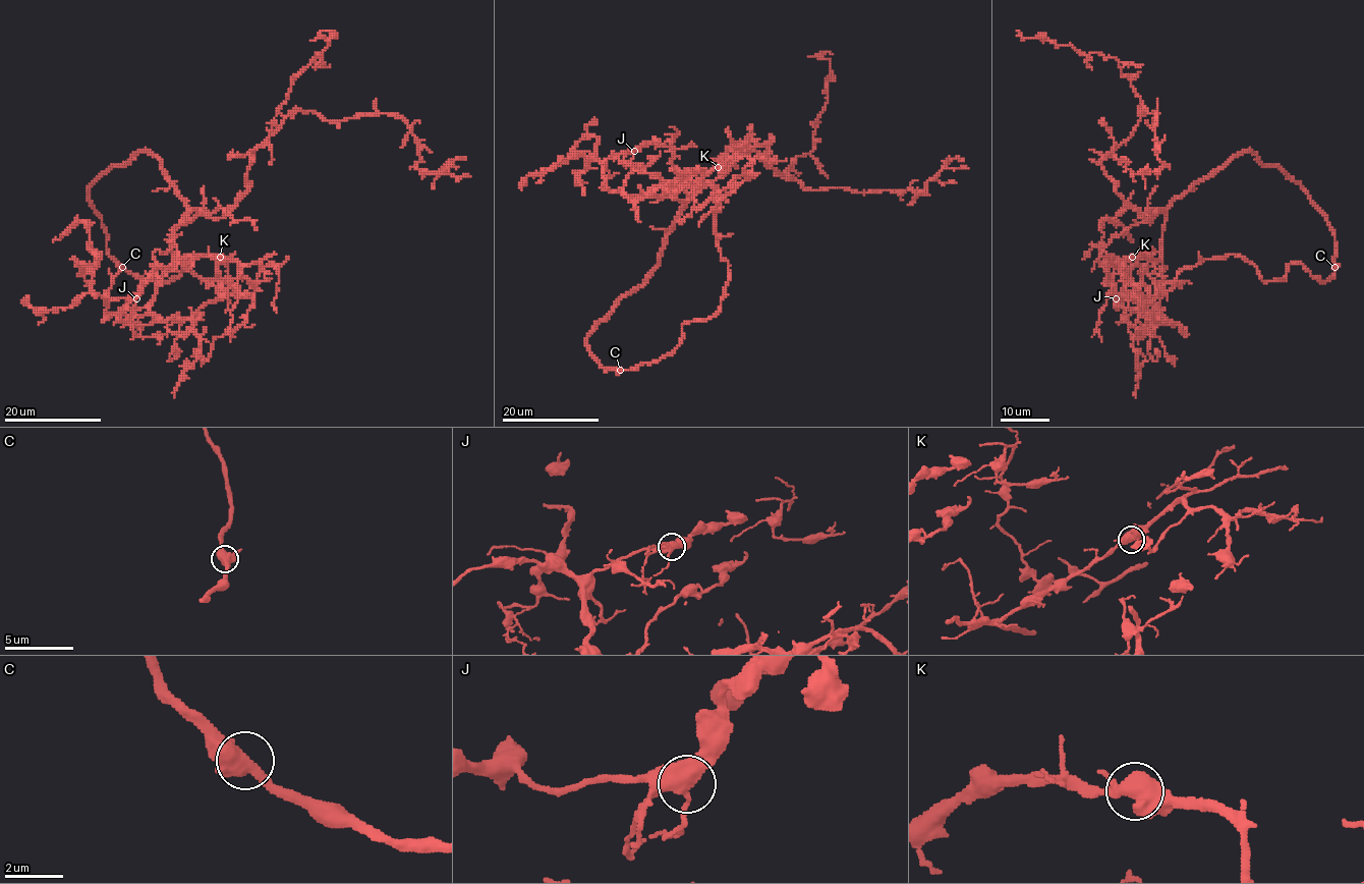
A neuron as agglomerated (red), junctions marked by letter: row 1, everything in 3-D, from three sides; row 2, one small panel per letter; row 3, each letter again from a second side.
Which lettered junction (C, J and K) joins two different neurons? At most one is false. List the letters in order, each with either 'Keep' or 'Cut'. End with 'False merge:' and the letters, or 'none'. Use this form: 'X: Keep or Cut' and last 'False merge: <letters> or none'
C: Keep
J: Keep
K: Keep
False merge: none

